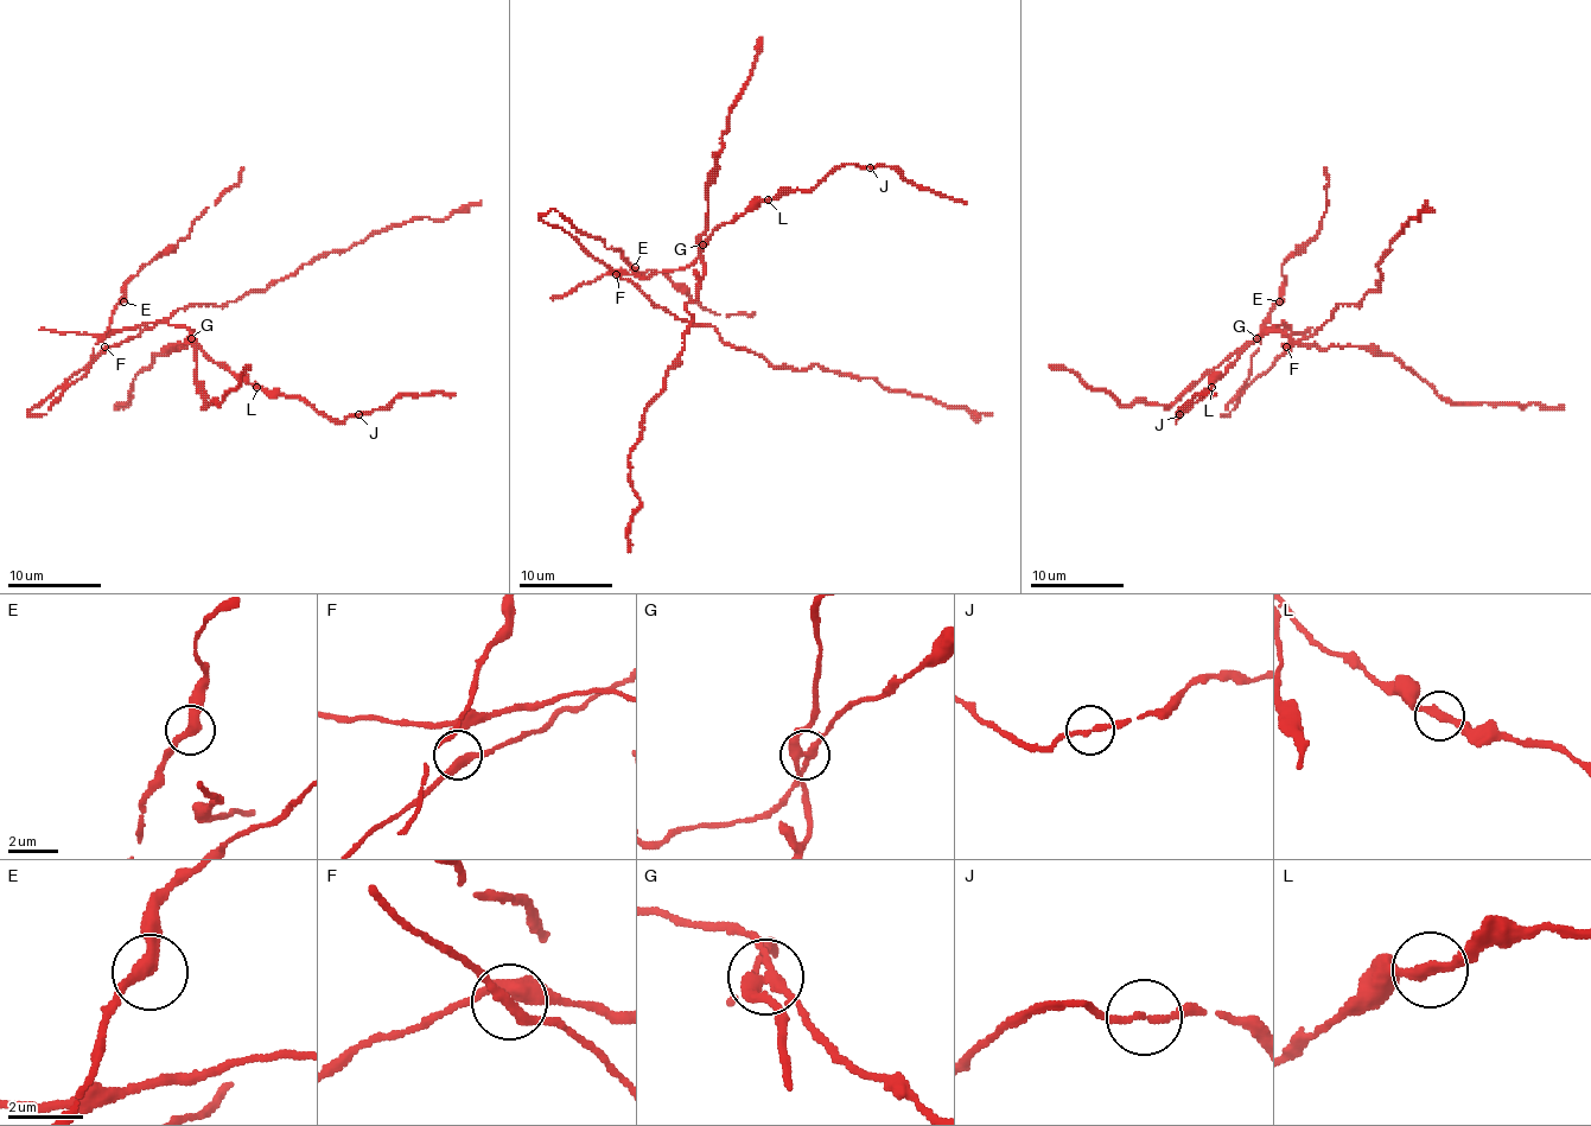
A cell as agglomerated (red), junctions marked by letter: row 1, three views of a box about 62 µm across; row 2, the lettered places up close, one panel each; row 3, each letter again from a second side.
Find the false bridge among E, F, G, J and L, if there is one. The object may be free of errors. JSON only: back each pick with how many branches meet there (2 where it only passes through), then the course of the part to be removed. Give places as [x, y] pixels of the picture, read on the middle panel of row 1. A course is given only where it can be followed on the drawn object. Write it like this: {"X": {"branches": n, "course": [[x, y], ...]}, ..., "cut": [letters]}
{"G": {"branches": 3, "course": [[704, 243], [704, 272], [687, 307], [692, 326], [630, 453], [630, 485], [640, 500], [628, 535], [630, 552]]}, "cut": ["G"]}

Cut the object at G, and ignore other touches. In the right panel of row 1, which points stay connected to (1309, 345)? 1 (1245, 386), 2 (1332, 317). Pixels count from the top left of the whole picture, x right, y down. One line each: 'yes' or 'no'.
1: no
2: no

